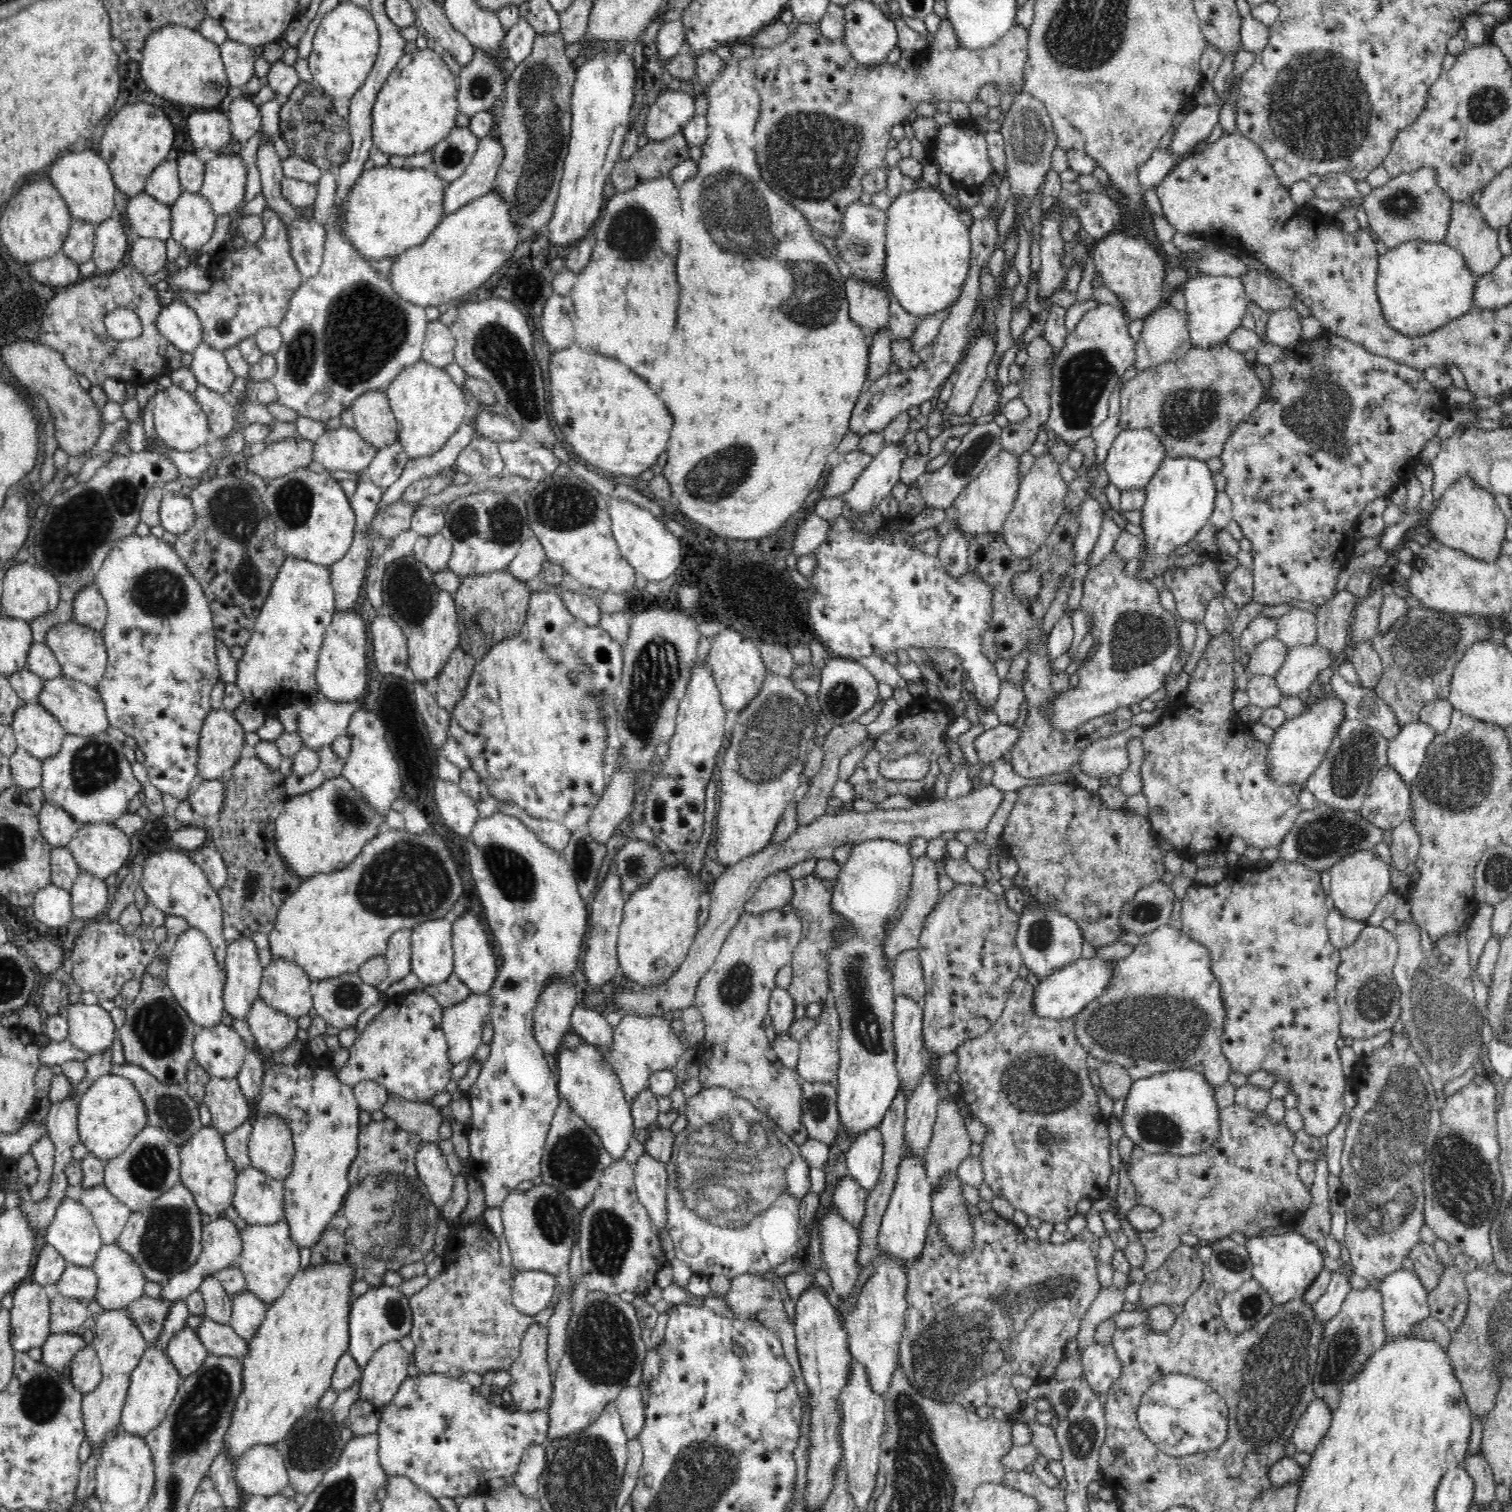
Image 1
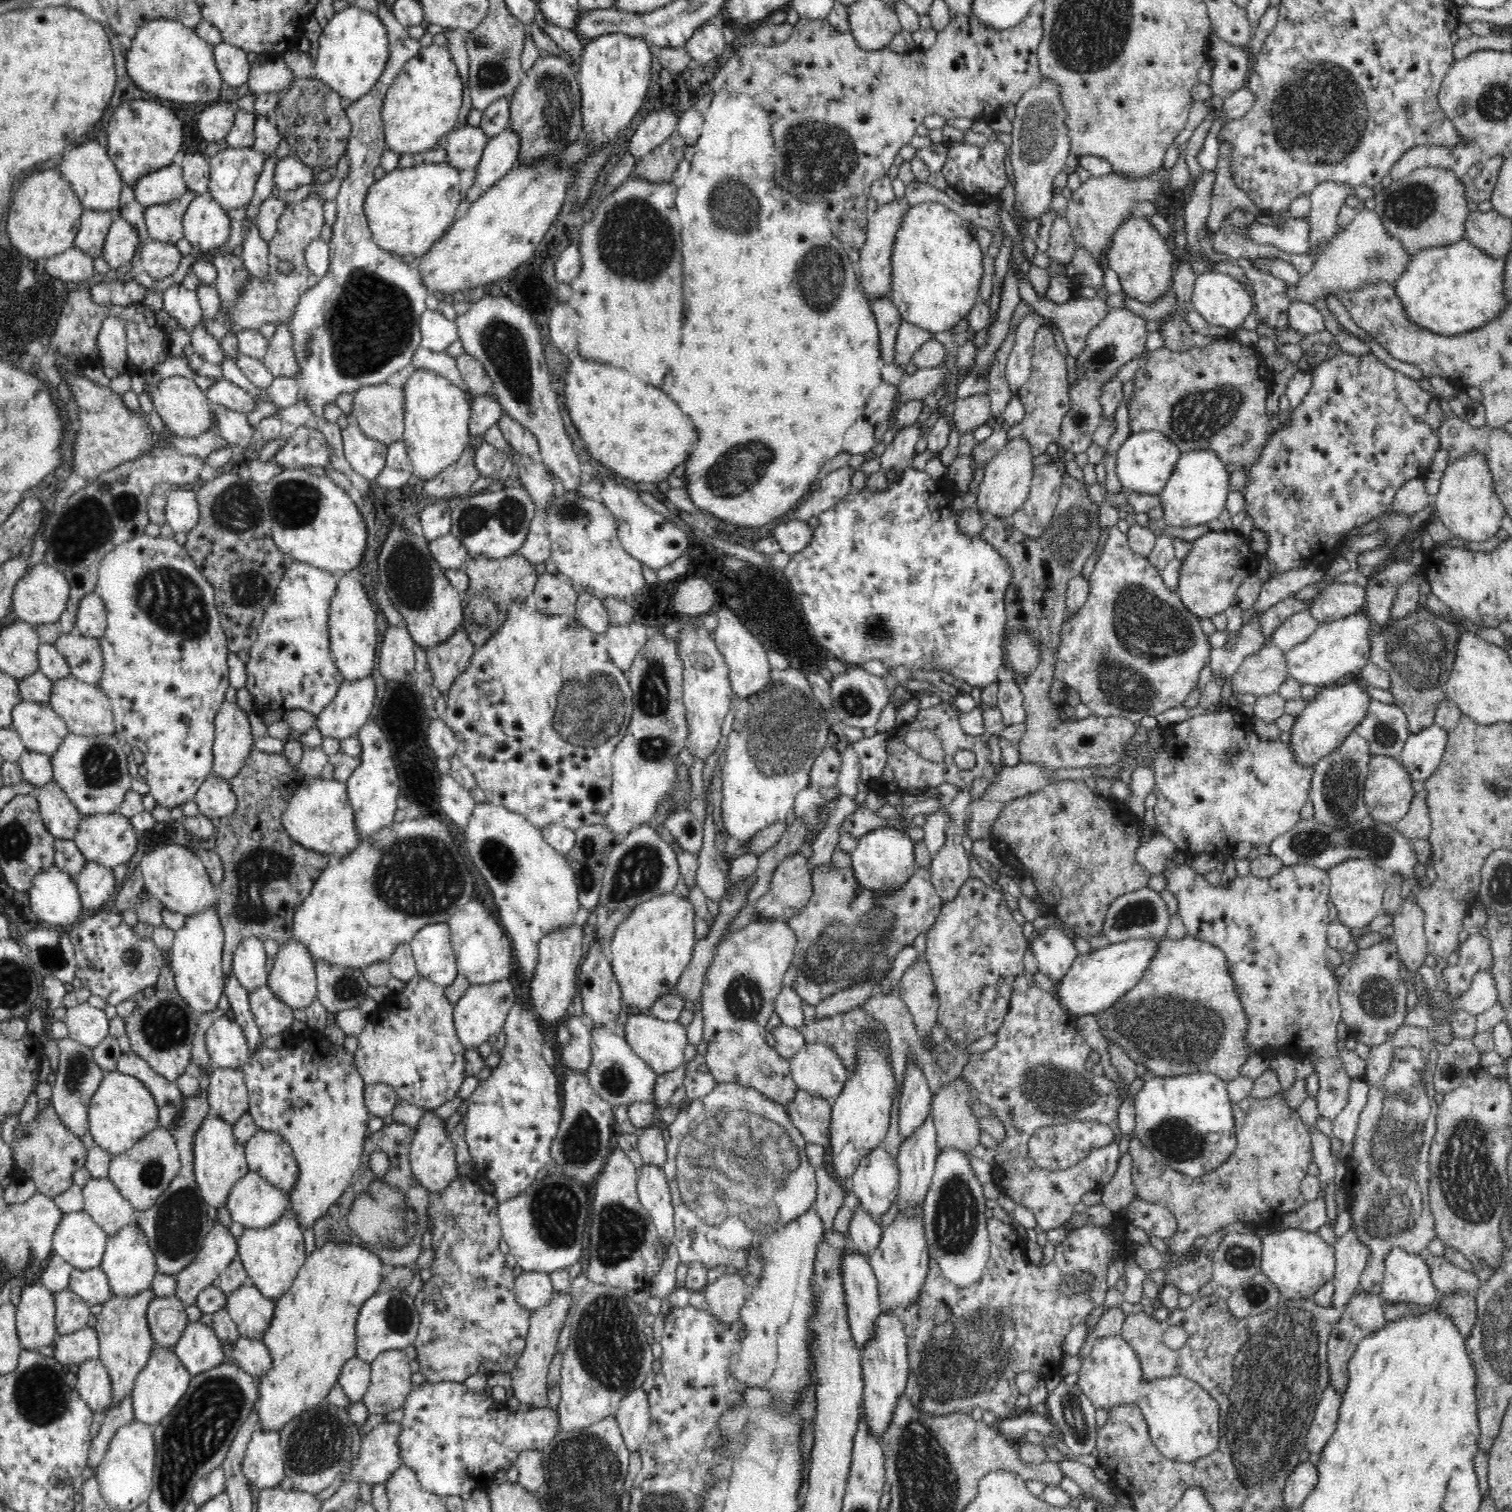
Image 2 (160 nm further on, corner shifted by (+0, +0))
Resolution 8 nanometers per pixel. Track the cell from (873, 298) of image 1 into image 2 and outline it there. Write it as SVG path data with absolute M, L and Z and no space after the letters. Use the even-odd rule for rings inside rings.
M906 197L891 202L878 205L878 210L870 216L867 222L866 240L862 248L859 250L859 266L861 275L859 278L859 286L863 289L866 301L875 301L879 298L891 298L892 292L892 265L891 254L894 248L894 238L900 223L903 222L903 216L907 214L911 206Z

